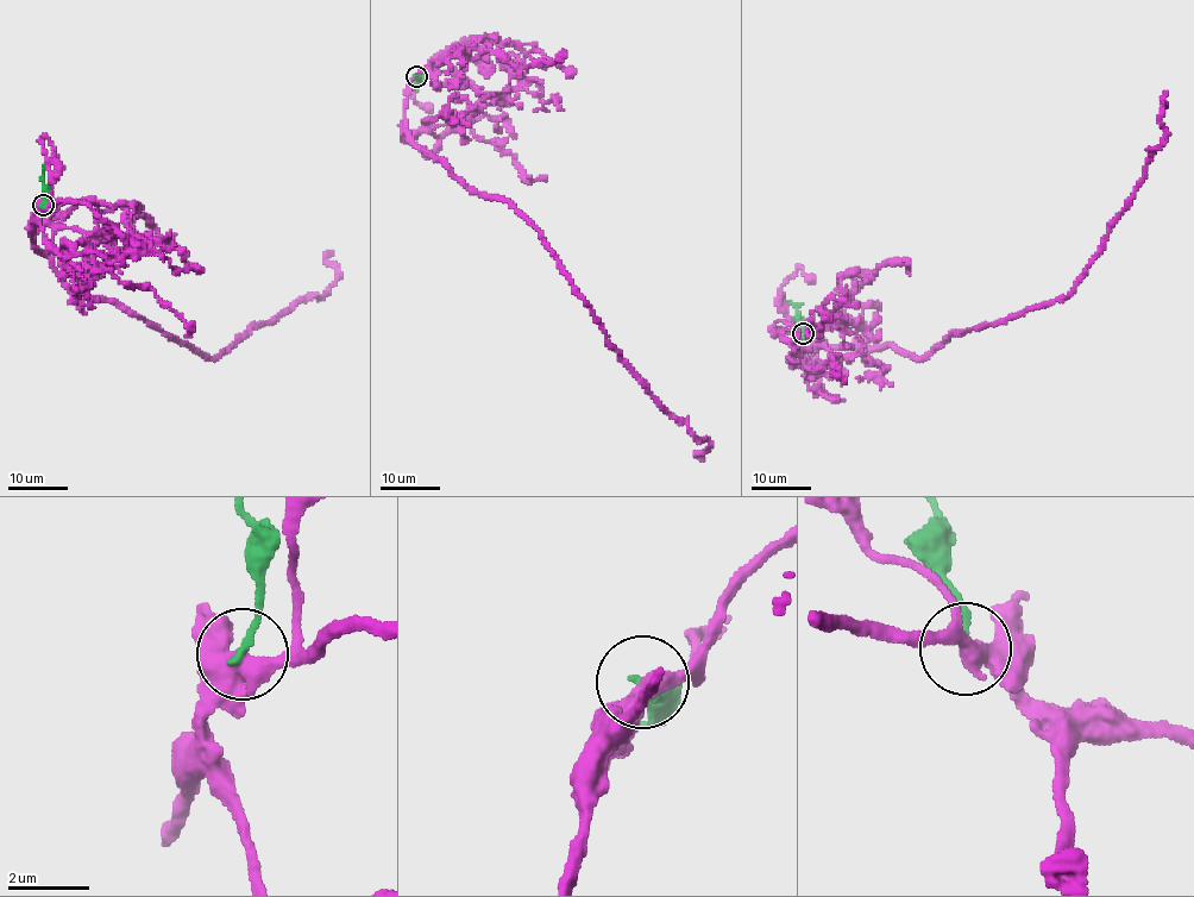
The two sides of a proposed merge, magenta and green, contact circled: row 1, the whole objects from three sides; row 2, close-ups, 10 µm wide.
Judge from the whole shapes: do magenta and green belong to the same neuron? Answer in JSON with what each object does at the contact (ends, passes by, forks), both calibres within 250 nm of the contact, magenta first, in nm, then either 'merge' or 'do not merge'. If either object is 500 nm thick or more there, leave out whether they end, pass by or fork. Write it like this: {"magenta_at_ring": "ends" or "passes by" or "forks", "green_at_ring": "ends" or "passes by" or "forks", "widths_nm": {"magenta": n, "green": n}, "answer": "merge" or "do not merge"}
{"magenta_at_ring": "passes by", "green_at_ring": "ends", "widths_nm": {"magenta": 480, "green": 180}, "answer": "do not merge"}

